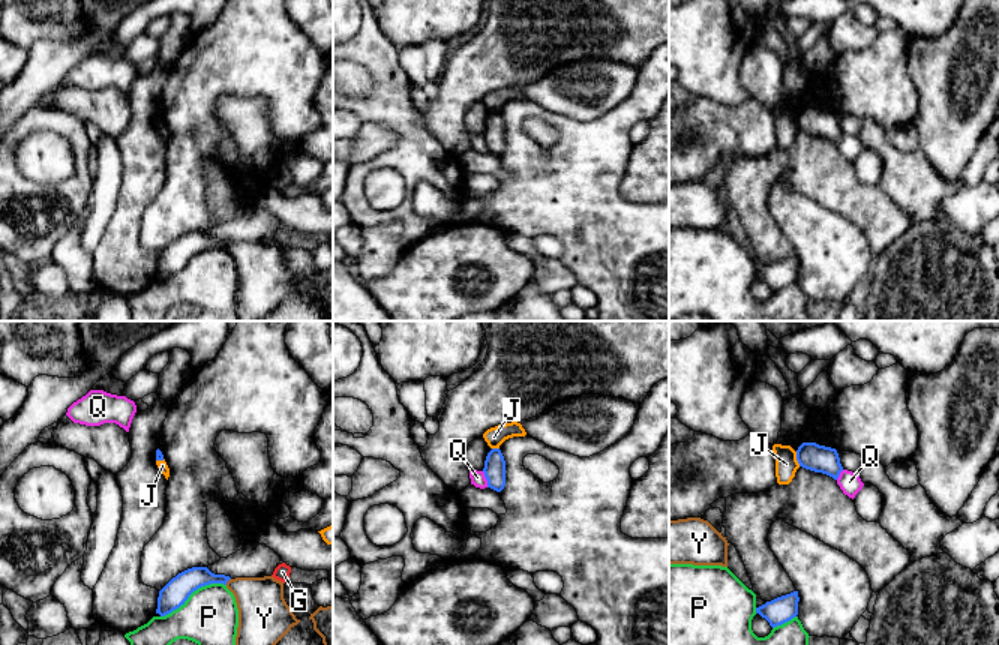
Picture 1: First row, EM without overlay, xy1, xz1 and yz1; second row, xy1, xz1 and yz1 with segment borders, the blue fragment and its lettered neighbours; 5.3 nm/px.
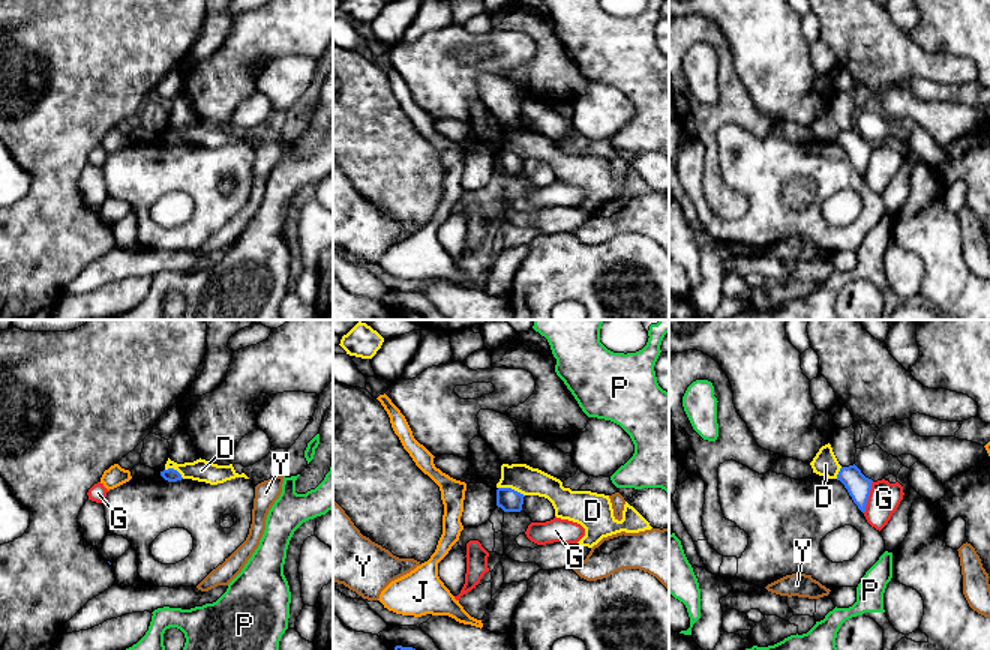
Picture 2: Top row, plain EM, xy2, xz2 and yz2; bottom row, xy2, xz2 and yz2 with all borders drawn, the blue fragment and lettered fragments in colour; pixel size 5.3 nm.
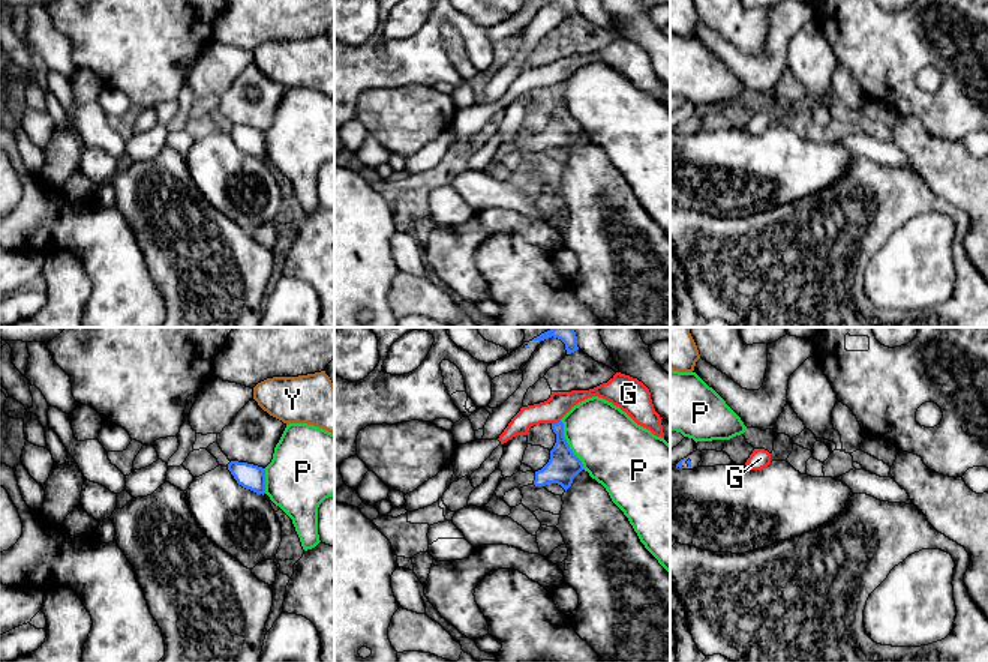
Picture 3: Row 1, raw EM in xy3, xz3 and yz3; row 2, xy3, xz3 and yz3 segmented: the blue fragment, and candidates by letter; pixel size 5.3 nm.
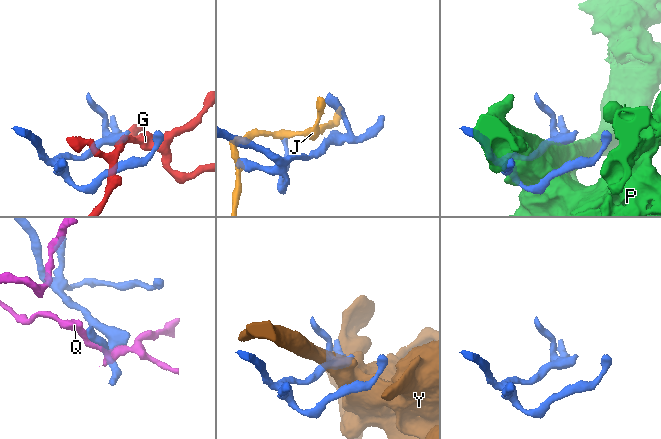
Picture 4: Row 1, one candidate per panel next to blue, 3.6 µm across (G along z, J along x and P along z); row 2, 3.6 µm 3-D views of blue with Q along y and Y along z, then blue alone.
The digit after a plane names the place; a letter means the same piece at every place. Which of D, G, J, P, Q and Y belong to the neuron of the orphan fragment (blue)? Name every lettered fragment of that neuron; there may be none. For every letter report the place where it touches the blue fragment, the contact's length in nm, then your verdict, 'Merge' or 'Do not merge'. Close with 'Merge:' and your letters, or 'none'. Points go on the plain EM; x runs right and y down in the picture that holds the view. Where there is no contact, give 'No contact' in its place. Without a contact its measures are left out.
D: Touches blue at xz2 (510, 152). Shared border 150 nm. Do not merge
G: Touches blue at yz2 (867, 161). Shared border 180 nm. Do not merge
J: Touches blue at yz1 (797, 123). Shared border 80 nm. Do not merge
P: Touches blue at xy1 (192, 255). Shared border 400 nm. Do not merge
Q: Touches blue at xz1 (486, 143). Shared border 90 nm. Do not merge
Y: Touches blue at xy1 (228, 243). Shared border 50 nm. Do not merge
Merge: none

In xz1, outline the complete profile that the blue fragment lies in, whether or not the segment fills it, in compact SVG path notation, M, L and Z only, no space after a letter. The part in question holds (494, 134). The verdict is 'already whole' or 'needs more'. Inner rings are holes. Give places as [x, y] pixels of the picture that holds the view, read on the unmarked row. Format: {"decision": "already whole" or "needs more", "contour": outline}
{"decision": "already whole", "contour": "M492 112L484 124L483 132L488 152L501 156L506 150L506 124L500 112Z"}

